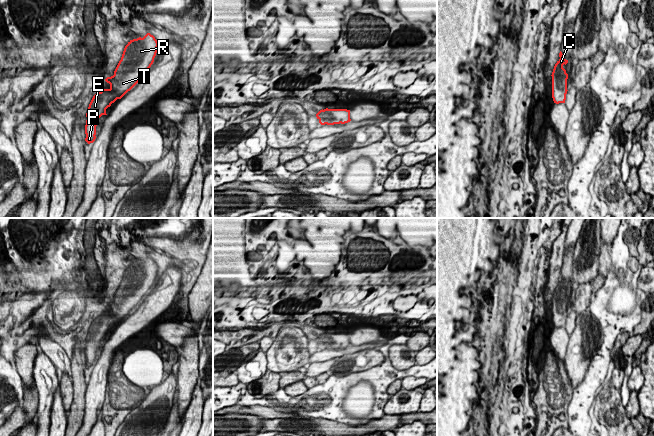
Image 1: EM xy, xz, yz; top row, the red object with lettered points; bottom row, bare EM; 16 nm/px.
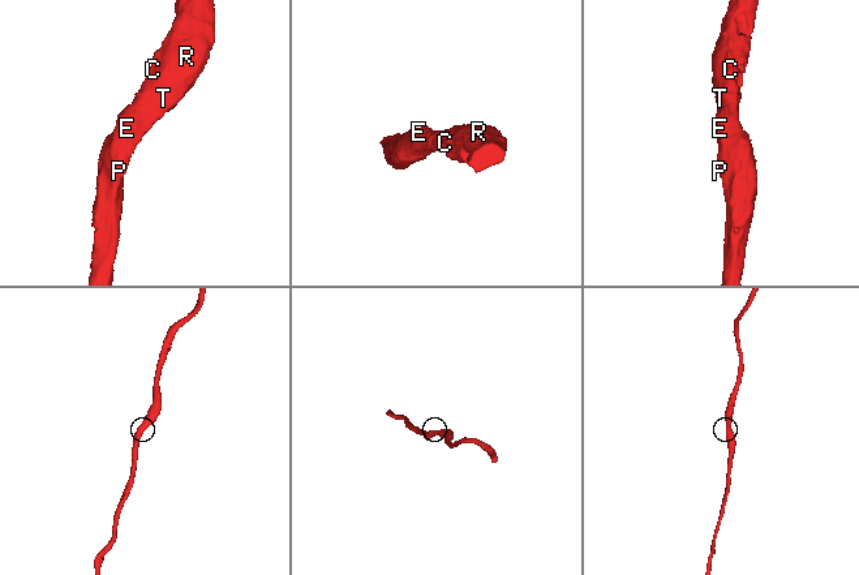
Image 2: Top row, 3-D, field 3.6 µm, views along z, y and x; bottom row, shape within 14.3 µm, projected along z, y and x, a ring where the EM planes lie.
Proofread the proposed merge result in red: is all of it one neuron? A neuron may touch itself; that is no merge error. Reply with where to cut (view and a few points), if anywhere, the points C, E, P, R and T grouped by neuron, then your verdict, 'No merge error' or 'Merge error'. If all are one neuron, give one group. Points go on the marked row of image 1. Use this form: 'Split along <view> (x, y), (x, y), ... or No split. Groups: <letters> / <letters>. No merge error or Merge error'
No split. Groups: C E P R T. No merge error

